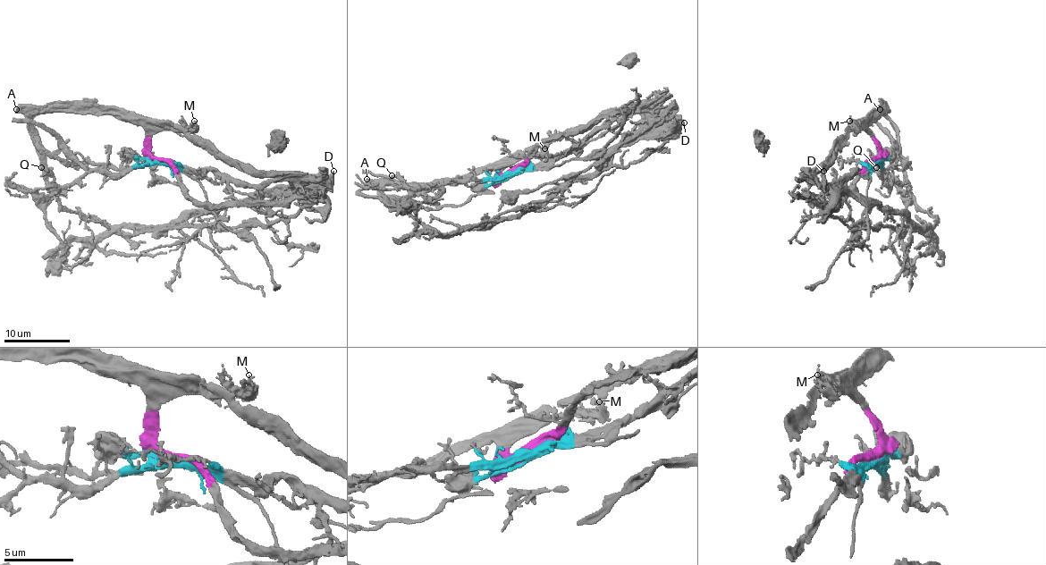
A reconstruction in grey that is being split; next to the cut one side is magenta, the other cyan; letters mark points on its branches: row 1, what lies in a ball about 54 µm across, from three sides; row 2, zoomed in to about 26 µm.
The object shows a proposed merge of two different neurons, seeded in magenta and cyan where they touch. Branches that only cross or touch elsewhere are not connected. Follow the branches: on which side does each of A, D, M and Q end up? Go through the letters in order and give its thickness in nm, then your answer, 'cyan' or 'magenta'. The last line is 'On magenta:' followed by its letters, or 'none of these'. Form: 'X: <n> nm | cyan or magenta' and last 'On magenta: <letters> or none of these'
A: 550 nm | magenta
D: 380 nm | cyan
M: 320 nm | magenta
Q: 240 nm | cyan
On magenta: A, M

